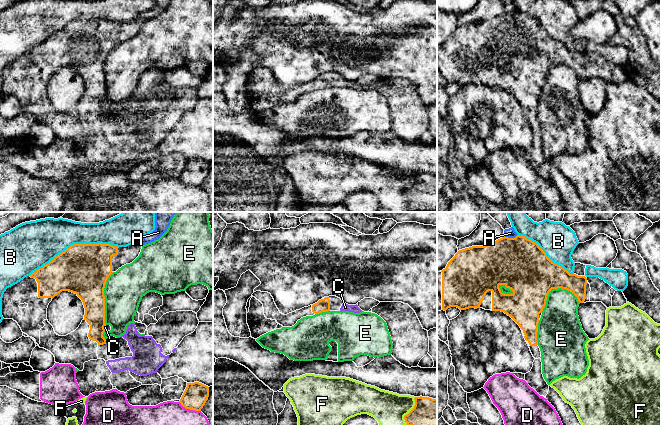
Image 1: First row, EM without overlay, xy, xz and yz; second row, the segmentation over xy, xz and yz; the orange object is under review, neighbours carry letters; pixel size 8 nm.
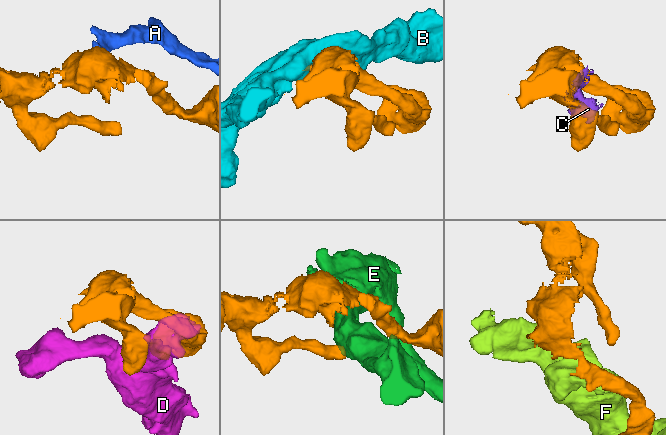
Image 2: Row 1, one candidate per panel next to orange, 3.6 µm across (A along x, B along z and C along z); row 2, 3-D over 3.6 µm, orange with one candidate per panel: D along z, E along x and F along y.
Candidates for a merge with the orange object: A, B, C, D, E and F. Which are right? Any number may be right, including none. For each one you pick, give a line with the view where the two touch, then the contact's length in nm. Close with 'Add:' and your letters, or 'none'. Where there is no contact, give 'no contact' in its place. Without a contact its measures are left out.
C: xy | 40 nm
Add: C

